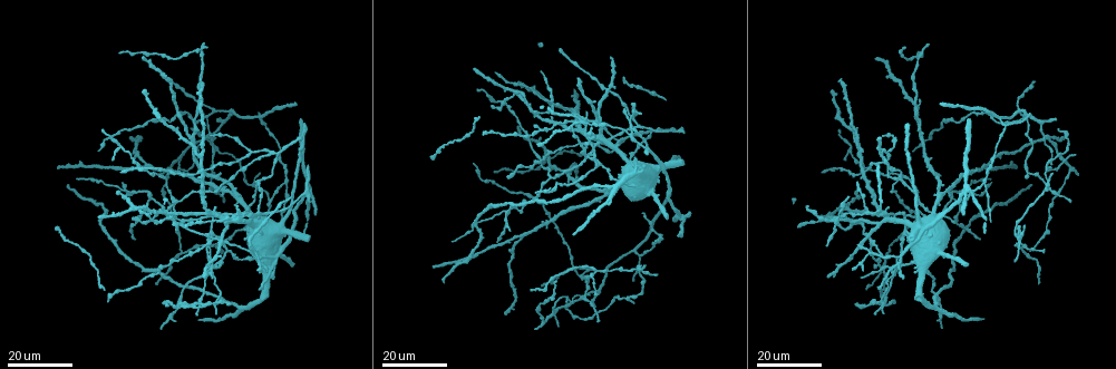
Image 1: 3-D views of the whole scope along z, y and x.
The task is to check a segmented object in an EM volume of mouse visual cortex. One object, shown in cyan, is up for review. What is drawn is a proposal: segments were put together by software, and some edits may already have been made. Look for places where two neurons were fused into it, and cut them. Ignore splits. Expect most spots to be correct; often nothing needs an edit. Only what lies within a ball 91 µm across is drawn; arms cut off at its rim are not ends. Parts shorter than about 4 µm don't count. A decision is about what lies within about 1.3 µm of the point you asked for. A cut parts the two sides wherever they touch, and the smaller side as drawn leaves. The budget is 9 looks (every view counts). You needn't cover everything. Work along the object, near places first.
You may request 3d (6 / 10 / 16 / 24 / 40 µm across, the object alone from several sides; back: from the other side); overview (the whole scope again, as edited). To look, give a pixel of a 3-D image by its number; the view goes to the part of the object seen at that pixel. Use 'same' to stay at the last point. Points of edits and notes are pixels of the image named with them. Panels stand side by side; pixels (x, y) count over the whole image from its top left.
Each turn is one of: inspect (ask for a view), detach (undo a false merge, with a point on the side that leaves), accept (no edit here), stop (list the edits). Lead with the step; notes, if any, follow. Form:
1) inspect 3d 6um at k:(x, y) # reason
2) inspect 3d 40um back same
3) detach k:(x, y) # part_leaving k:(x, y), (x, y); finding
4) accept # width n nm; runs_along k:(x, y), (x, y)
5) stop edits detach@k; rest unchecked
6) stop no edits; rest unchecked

inspect 3d 16um at 1:(641, 258)

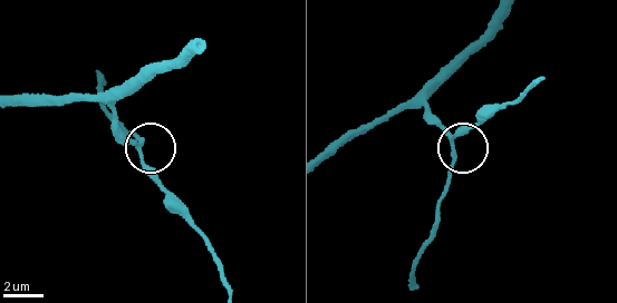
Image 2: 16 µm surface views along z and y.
inspect 3d 10um at 2:(452, 139)

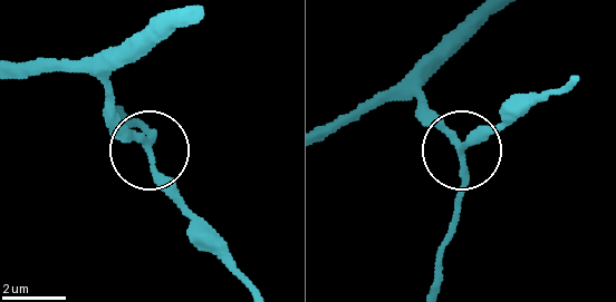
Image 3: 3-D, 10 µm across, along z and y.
accept # arms 3; all the same neuron

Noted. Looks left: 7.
inspect 3d 16um at 1:(595, 271) # a fork

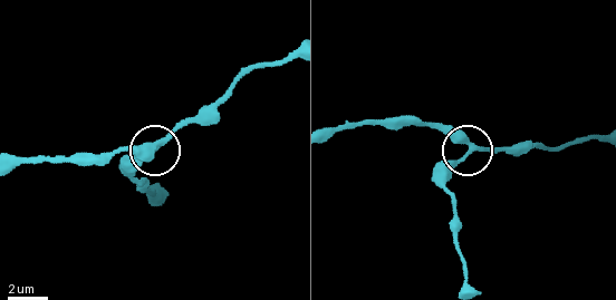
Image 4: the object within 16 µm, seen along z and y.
inspect 3d 10um at 4:(158, 142)

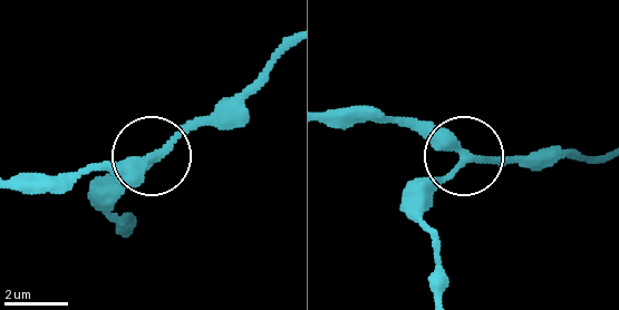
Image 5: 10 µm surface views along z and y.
inspect 3d 6um at 5:(465, 157) # closer look

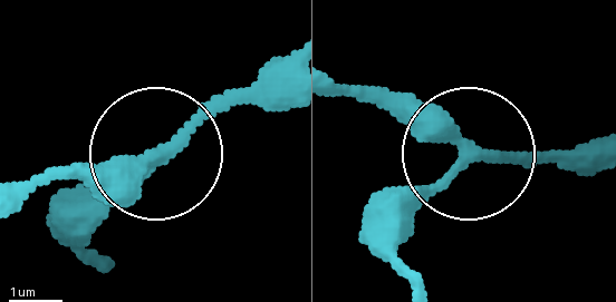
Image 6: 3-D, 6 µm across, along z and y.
accept # width 220 nm; runs_along 6:(23, 193), (147, 162), (67, 242); continuous, no second neuron

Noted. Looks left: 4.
inspect 3d 16um at 1:(1015, 236) # looks like a crossing

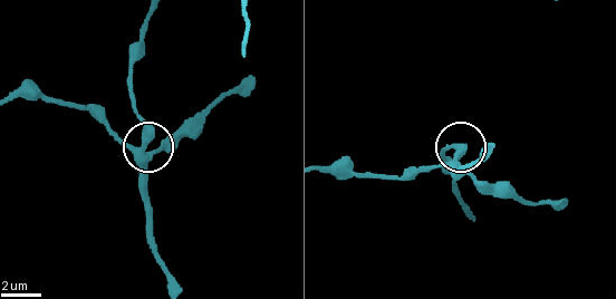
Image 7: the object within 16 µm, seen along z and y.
inspect 3d 10um at 7:(456, 161)

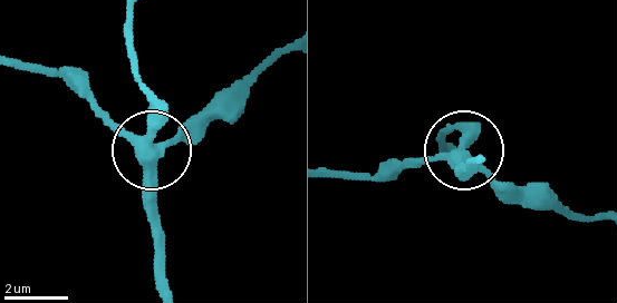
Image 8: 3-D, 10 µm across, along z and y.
accept # runs_along 8:(18, 62), (66, 72), (145, 142), (154, 158), (154, 227); all the same neuron

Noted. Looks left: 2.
inspect 3d 24um at 1:(132, 192) # four or more arms meet

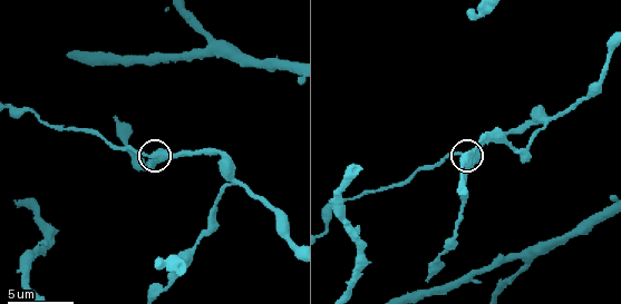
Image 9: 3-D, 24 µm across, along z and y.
inspect 3d 10um at 9:(154, 154)

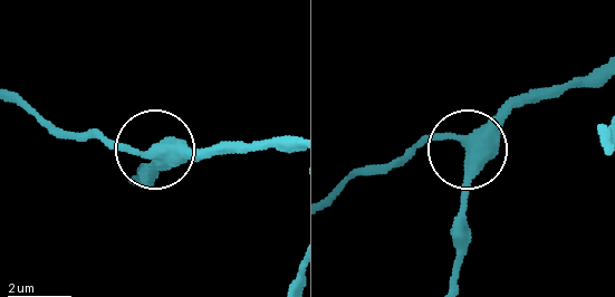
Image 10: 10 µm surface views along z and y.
accept # arms 4; runs_along 10:(599, 69), (520, 94), (472, 140), (463, 155), (463, 217); all the same neuron

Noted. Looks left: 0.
stop no edits; rest unchecked

